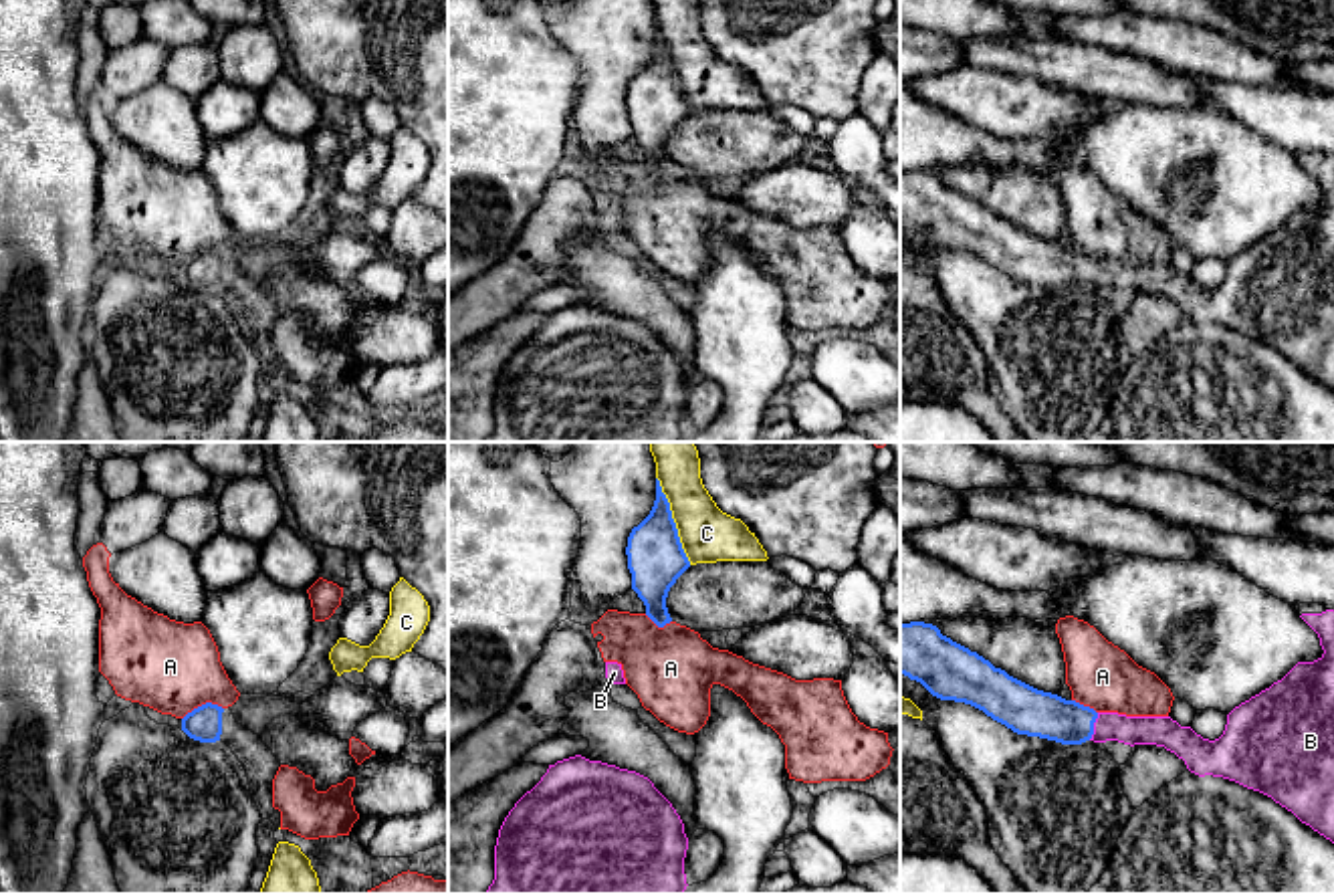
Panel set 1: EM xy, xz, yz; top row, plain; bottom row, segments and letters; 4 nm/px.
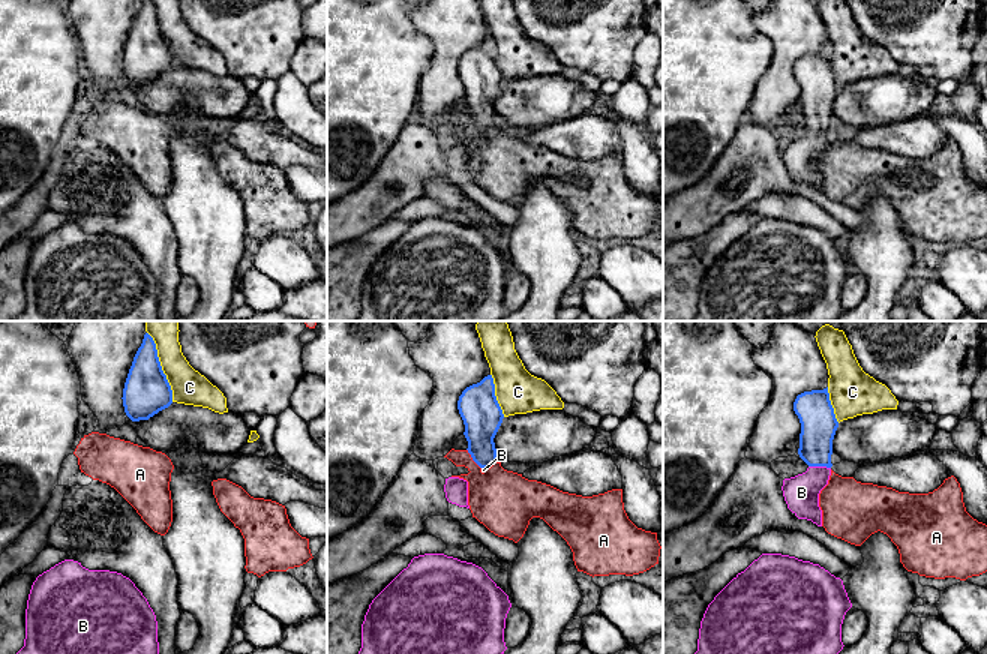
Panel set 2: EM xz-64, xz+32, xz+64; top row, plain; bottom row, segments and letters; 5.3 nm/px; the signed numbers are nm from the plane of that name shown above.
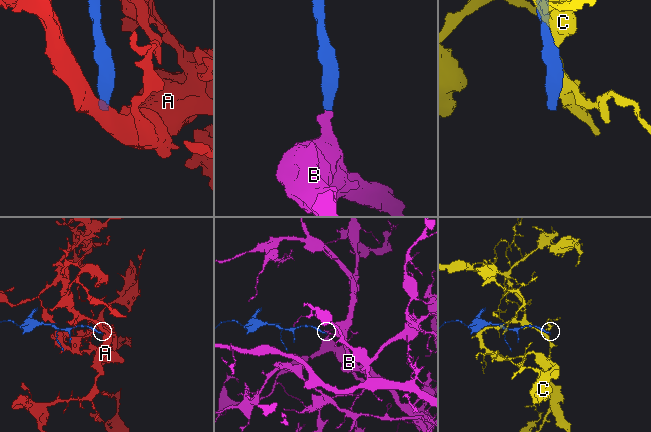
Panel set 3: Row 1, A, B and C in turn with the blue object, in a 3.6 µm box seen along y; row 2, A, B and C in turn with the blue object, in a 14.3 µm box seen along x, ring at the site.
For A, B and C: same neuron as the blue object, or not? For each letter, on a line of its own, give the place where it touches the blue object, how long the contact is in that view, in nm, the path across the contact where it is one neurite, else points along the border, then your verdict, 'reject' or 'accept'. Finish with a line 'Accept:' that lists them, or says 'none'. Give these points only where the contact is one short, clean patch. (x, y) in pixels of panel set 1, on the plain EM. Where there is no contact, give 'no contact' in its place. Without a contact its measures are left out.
A: xy (202, 253) | 180 nm | along xy (223, 255), (202, 251), (182, 267) | reject
B: yz (1092, 275) | 120 nm | across yz (1034, 261), (1092, 275), (1125, 277) | accept
C: xz (673, 69) | 380 nm | reject
Accept: B

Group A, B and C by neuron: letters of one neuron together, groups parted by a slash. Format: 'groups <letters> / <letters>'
groups A / B / C

